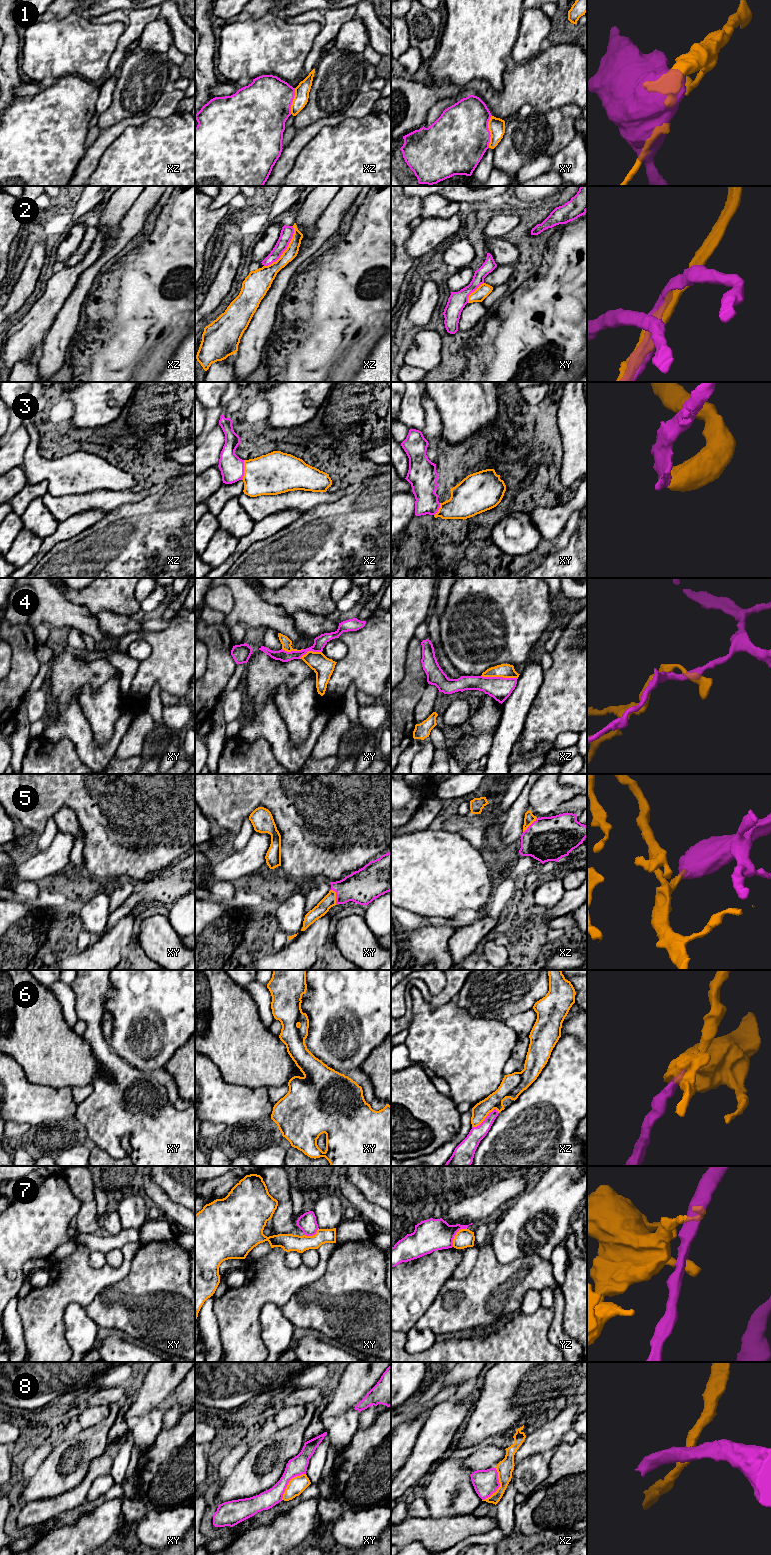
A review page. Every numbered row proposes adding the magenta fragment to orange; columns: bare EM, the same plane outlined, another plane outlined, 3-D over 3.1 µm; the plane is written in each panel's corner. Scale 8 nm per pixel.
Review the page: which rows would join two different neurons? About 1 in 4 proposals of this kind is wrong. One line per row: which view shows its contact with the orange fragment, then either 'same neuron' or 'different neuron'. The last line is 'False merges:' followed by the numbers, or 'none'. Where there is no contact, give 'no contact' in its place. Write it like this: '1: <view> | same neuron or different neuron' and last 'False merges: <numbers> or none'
1: xy | different neuron
2: xz | different neuron
3: xz | same neuron
4: xz | different neuron
5: xy | same neuron
6: xz | same neuron
7: yz | different neuron
8: xz | different neuron
False merges: 1, 2, 4, 7, 8

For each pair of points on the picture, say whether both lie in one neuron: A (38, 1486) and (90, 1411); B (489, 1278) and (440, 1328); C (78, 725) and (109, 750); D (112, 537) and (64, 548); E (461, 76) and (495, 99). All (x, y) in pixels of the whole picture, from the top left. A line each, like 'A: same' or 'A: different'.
A: different
B: same
C: same
D: same
E: different

